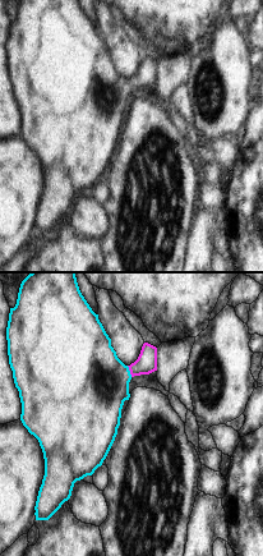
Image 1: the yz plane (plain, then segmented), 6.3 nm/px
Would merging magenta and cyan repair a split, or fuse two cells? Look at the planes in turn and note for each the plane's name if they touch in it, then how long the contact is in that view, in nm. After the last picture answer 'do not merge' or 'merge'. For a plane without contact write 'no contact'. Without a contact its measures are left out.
meets magenta in yz; contact 80 nm long

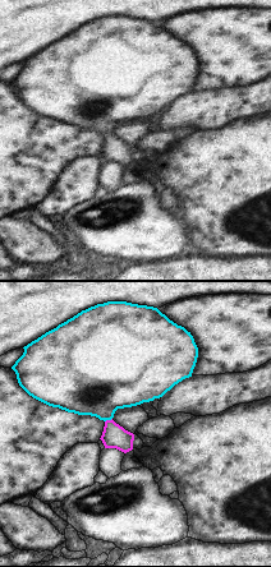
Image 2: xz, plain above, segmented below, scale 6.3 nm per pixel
meets magenta in xz; contact 50 nm long

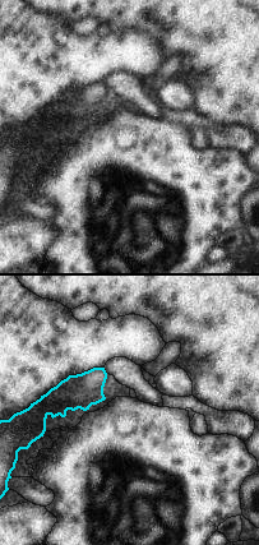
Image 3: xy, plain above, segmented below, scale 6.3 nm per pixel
no contact

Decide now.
merge

